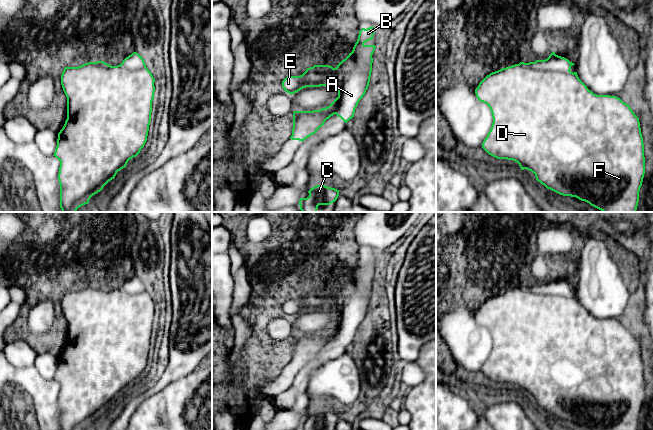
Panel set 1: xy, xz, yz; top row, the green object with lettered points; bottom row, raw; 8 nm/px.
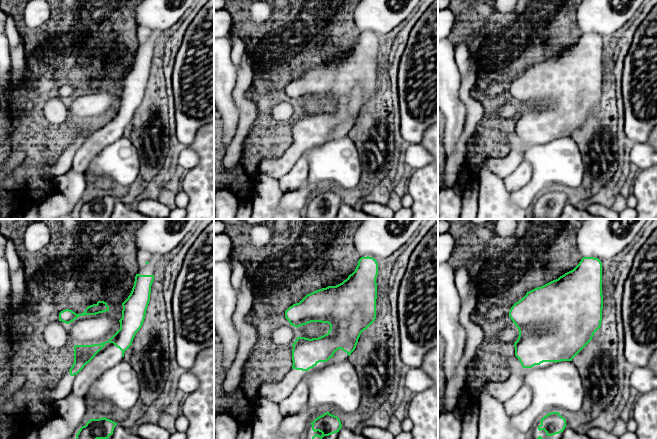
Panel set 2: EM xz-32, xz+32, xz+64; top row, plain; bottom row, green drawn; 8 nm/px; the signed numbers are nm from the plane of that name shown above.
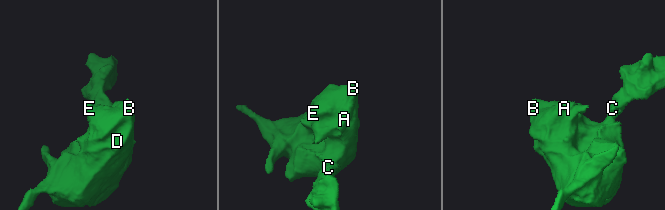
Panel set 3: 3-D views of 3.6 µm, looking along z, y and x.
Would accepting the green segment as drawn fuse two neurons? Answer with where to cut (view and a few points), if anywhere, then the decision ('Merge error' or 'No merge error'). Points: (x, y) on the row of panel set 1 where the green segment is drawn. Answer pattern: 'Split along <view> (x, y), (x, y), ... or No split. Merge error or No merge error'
Split along yz (519, 63), (536, 70), (559, 71), (576, 75). Merge error

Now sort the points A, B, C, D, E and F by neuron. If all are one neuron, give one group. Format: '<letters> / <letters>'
A / B C D E F

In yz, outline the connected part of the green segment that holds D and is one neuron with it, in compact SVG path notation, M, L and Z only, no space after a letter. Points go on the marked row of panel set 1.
M515 64L487 75L475 89L476 97L480 102L488 105L491 110L493 123L487 137L482 143L482 148L497 159L507 159L517 162L521 170L527 169L535 174L536 180L563 196L576 197L581 201L602 212L636 212L639 202L639 191L645 174L644 144L639 118L630 106L620 98L610 95L597 95L590 91L579 79L578 75L560 72L536 71L521 64Z

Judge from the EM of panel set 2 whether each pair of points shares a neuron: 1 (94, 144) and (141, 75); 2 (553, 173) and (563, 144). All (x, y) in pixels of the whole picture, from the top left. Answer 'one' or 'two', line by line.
1: one
2: one

